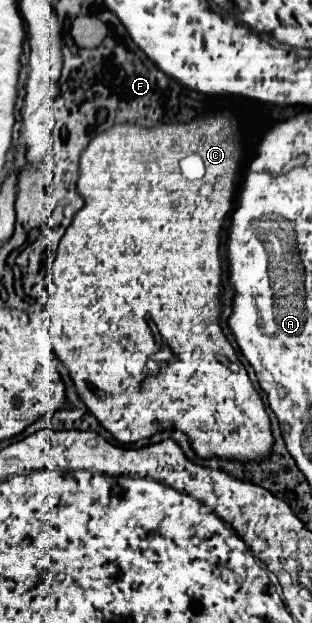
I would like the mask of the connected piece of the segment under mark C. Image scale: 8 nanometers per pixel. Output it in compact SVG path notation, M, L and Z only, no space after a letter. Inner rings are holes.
M222 114L202 118L202 120L192 120L188 124L160 124L160 126L154 126L154 128L140 128L140 126L134 126L134 124L112 126L110 130L96 134L94 140L88 144L88 148L84 150L84 154L80 158L78 192L82 194L86 204L78 212L78 216L74 216L74 222L70 224L64 238L60 240L56 260L54 260L54 266L52 266L54 285L51 289L47 289L49 298L46 304L41 309L40 315L29 315L29 310L27 314L30 318L33 338L39 340L39 321L43 322L45 319L48 321L46 314L44 314L44 308L50 308L48 331L50 338L52 338L54 354L70 370L70 376L74 380L76 392L82 398L82 402L100 420L100 424L106 430L112 432L112 436L118 442L132 444L132 442L150 438L156 432L178 426L178 430L182 430L190 438L196 454L200 454L204 458L218 456L218 458L238 460L238 462L260 462L272 450L274 438L272 438L272 430L270 430L270 418L264 410L264 402L262 402L258 390L254 388L254 384L250 382L250 378L246 374L246 368L240 366L236 372L232 372L228 368L228 364L218 360L220 356L236 356L232 344L226 340L226 336L220 328L220 318L218 318L220 316L218 284L220 284L220 276L222 276L222 264L220 264L220 252L218 250L220 250L220 230L222 230L222 224L224 224L224 220L226 220L226 216L232 208L240 160L242 160L240 136L238 136L236 128L230 124L230 118L226 118ZM146 316L150 316L150 320L156 324L164 344L172 350L174 360L170 360L170 362L156 360L158 344L154 340L154 334L148 326Z

